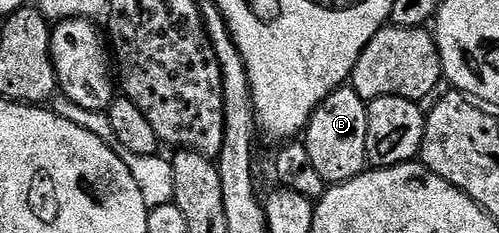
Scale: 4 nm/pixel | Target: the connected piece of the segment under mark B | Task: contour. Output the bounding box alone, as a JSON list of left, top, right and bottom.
[305,87,368,185]

